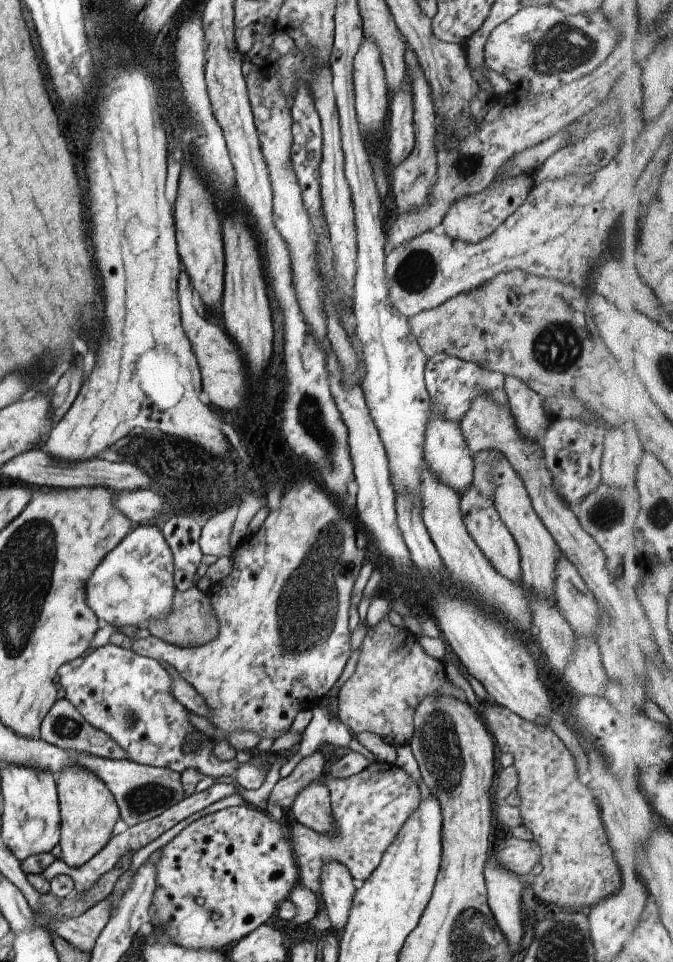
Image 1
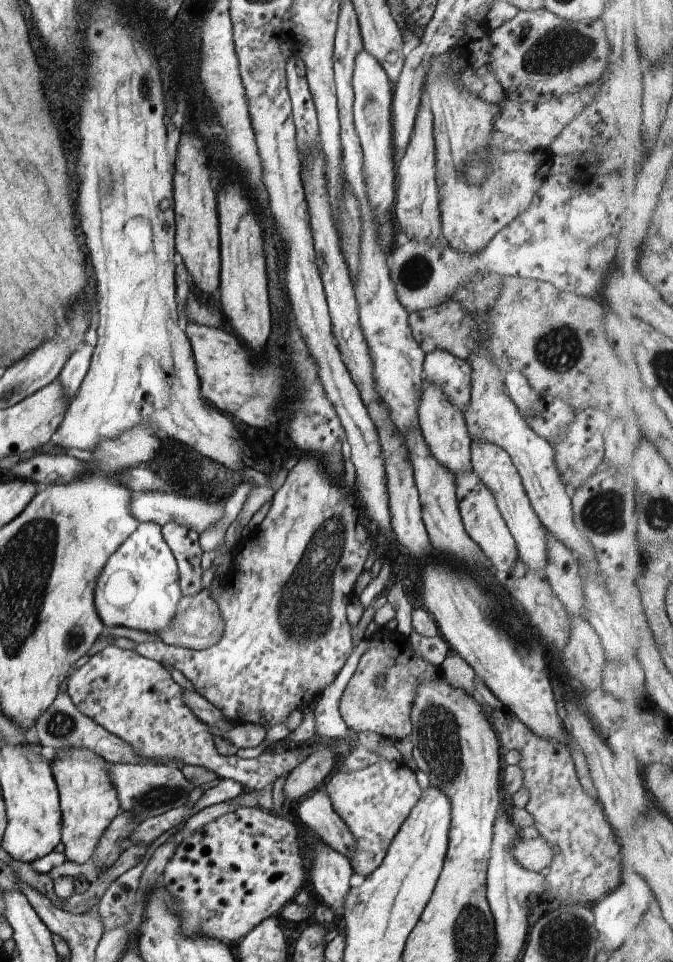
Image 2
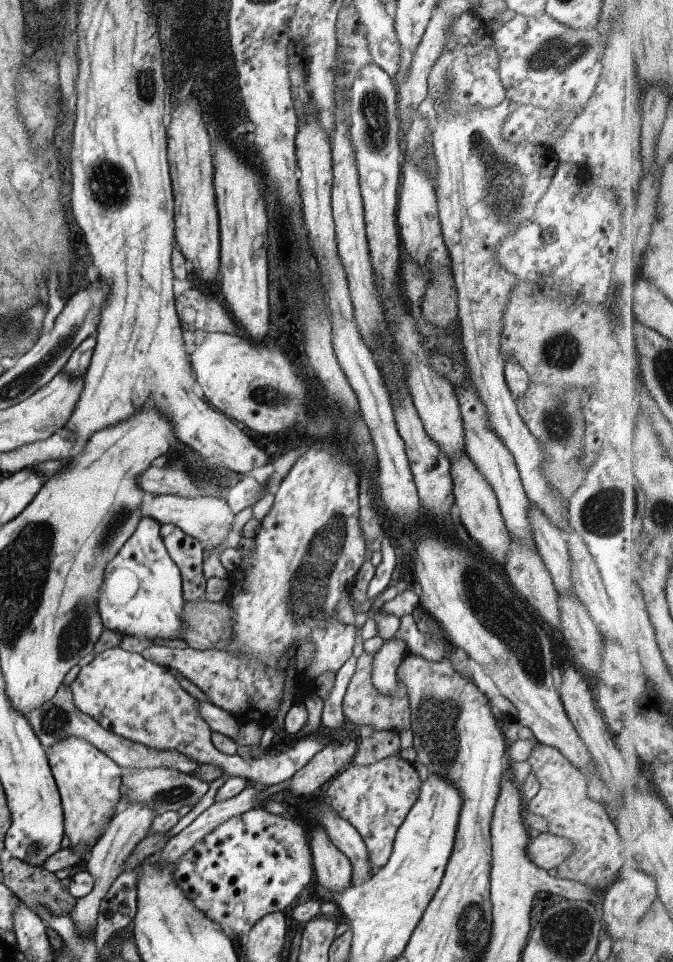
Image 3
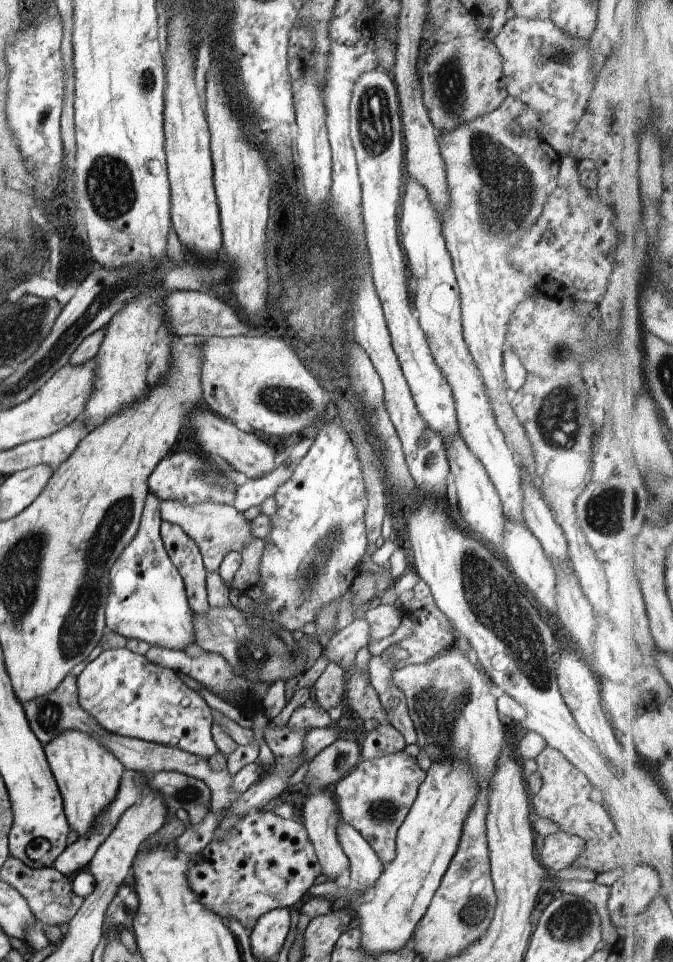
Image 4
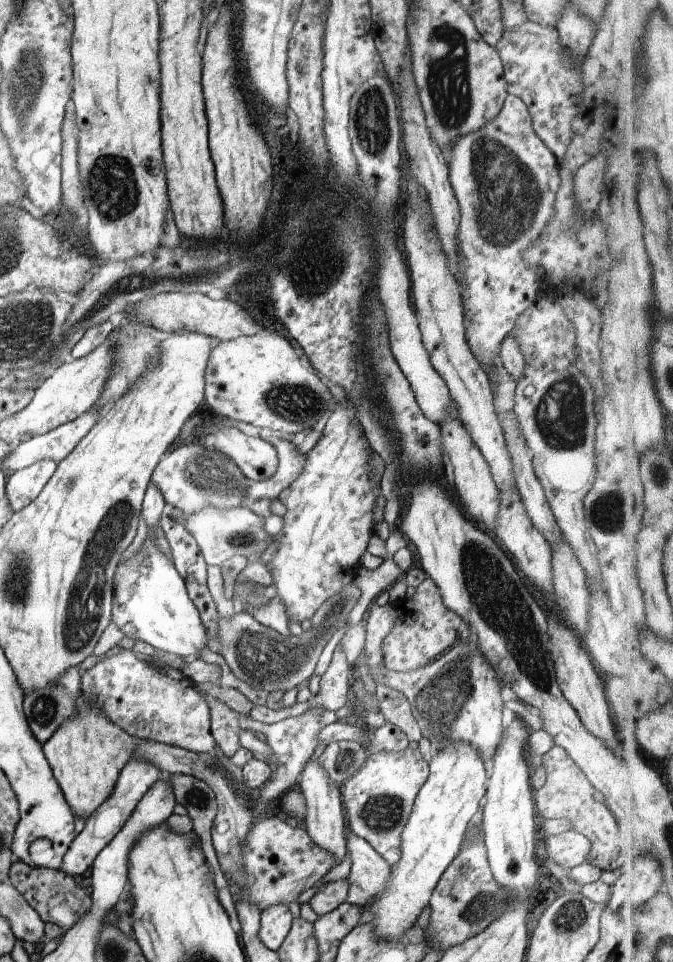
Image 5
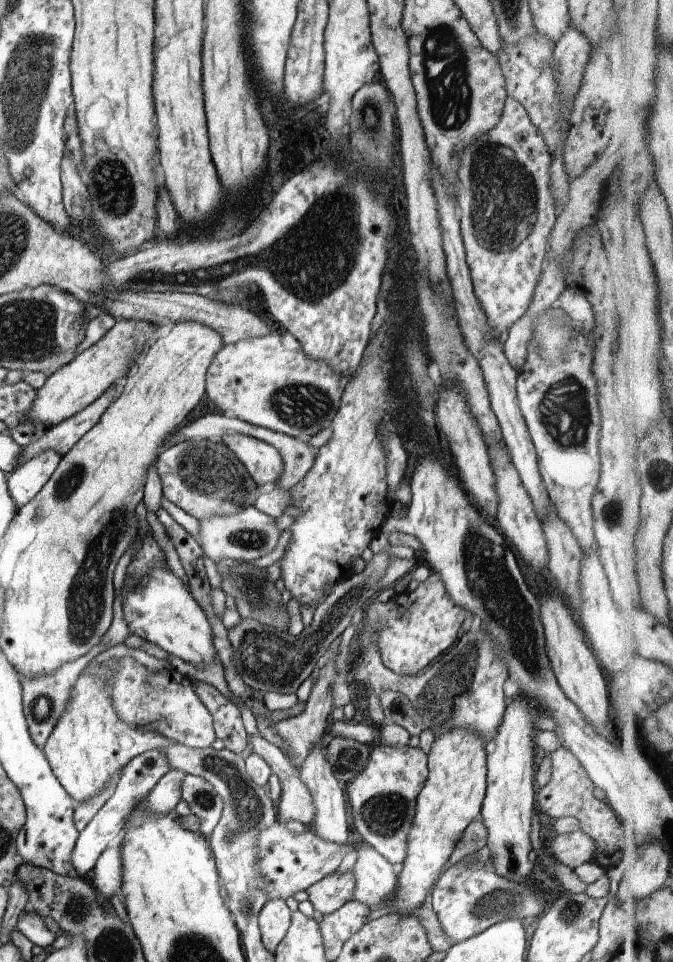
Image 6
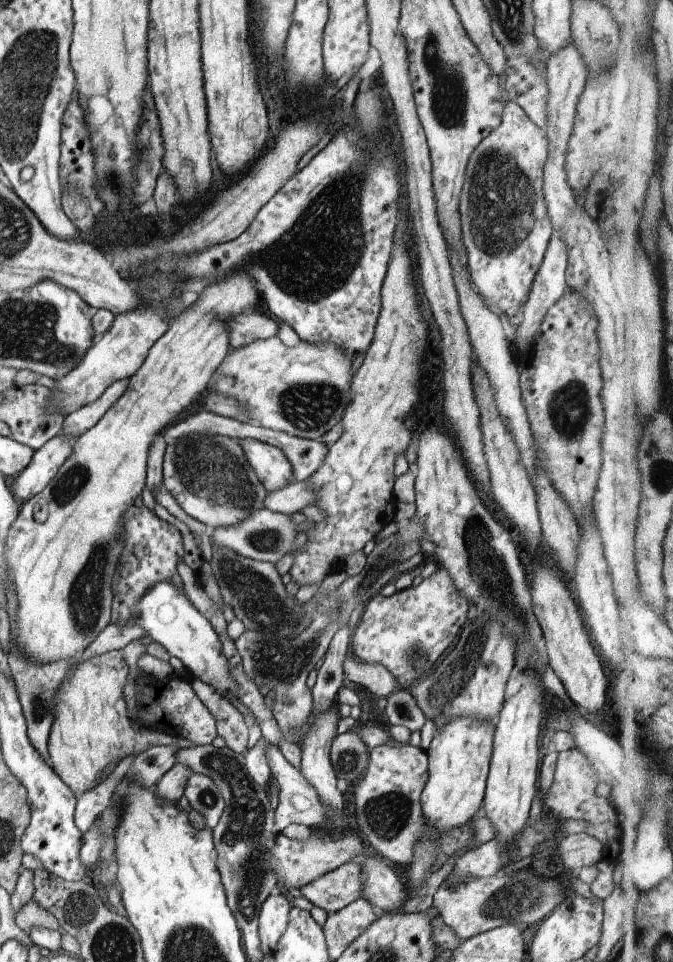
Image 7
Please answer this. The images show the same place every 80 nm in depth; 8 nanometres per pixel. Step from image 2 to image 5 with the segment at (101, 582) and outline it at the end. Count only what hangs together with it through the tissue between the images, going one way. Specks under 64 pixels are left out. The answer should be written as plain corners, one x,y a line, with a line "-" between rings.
150,482
141,509
148,530
147,536
133,556
120,562
115,569
110,622
128,638
144,641
154,649
189,661
200,656
200,652
209,646
210,641
200,614
188,596
184,580
159,550
154,539
165,506
160,490

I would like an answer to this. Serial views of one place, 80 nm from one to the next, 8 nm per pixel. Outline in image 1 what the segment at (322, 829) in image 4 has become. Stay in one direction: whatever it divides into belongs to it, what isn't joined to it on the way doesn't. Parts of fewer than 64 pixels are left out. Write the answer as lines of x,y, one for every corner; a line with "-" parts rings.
336,860
324,864
320,874
320,894
332,922
331,931
345,930
356,890
353,877
344,864

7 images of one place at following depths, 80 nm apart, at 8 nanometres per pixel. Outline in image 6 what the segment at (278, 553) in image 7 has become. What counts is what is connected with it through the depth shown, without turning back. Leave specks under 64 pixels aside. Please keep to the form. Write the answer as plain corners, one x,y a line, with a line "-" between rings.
246,507
234,515
214,515
200,521
202,550
216,564
222,559
256,560
270,554
282,531
276,527
276,519
256,507

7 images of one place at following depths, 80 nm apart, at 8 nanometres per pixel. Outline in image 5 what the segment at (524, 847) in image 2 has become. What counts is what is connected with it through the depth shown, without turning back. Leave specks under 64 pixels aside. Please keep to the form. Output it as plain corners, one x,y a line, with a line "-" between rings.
571,829
558,835
545,836
546,856
562,868
572,869
585,863
590,853
590,840

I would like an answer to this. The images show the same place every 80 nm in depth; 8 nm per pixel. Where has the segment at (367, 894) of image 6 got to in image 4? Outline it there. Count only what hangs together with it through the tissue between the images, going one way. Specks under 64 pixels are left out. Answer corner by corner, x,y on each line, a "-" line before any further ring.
340,820
336,826
336,838
340,842
340,848
349,859
351,882
346,896
333,901
332,910
347,907
350,904
348,894
362,894
368,888
372,888
376,880
382,876
382,870
386,866
378,860
370,844
364,840
354,826

